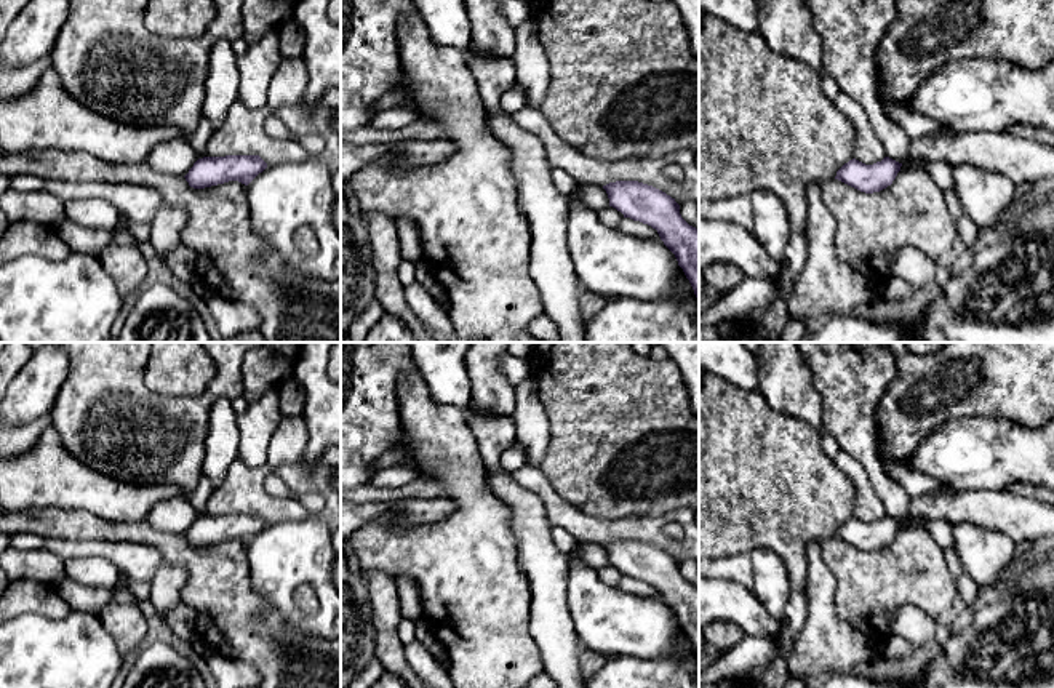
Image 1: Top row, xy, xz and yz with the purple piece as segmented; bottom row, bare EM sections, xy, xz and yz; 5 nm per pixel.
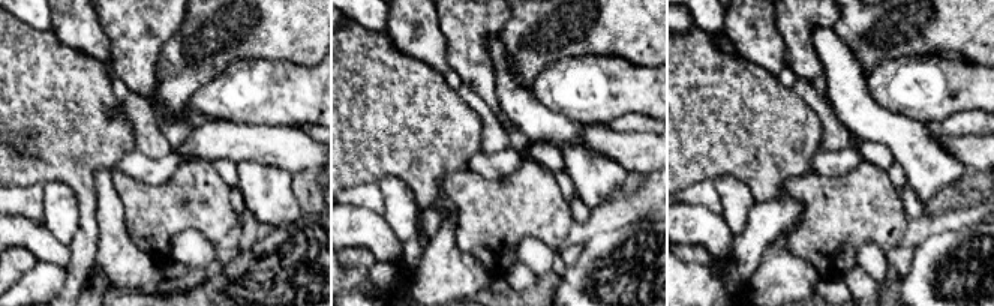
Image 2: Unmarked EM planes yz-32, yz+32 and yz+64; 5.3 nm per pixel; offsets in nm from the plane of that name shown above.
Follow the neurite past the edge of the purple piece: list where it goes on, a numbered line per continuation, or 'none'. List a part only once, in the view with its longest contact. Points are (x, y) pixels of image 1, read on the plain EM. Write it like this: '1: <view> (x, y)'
none

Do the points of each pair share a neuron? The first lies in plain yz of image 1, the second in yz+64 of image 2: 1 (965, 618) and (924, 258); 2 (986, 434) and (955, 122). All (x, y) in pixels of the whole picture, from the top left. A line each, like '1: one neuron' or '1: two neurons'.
1: two neurons
2: two neurons

